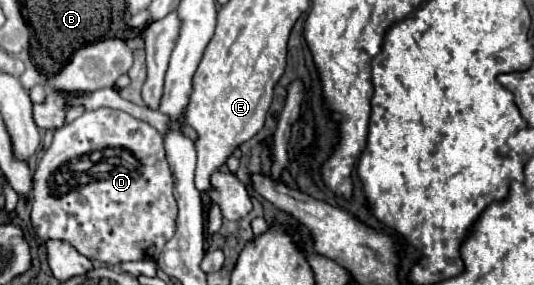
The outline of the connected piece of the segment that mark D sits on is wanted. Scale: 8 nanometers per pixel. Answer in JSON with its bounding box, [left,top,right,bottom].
[30,108,178,264]

